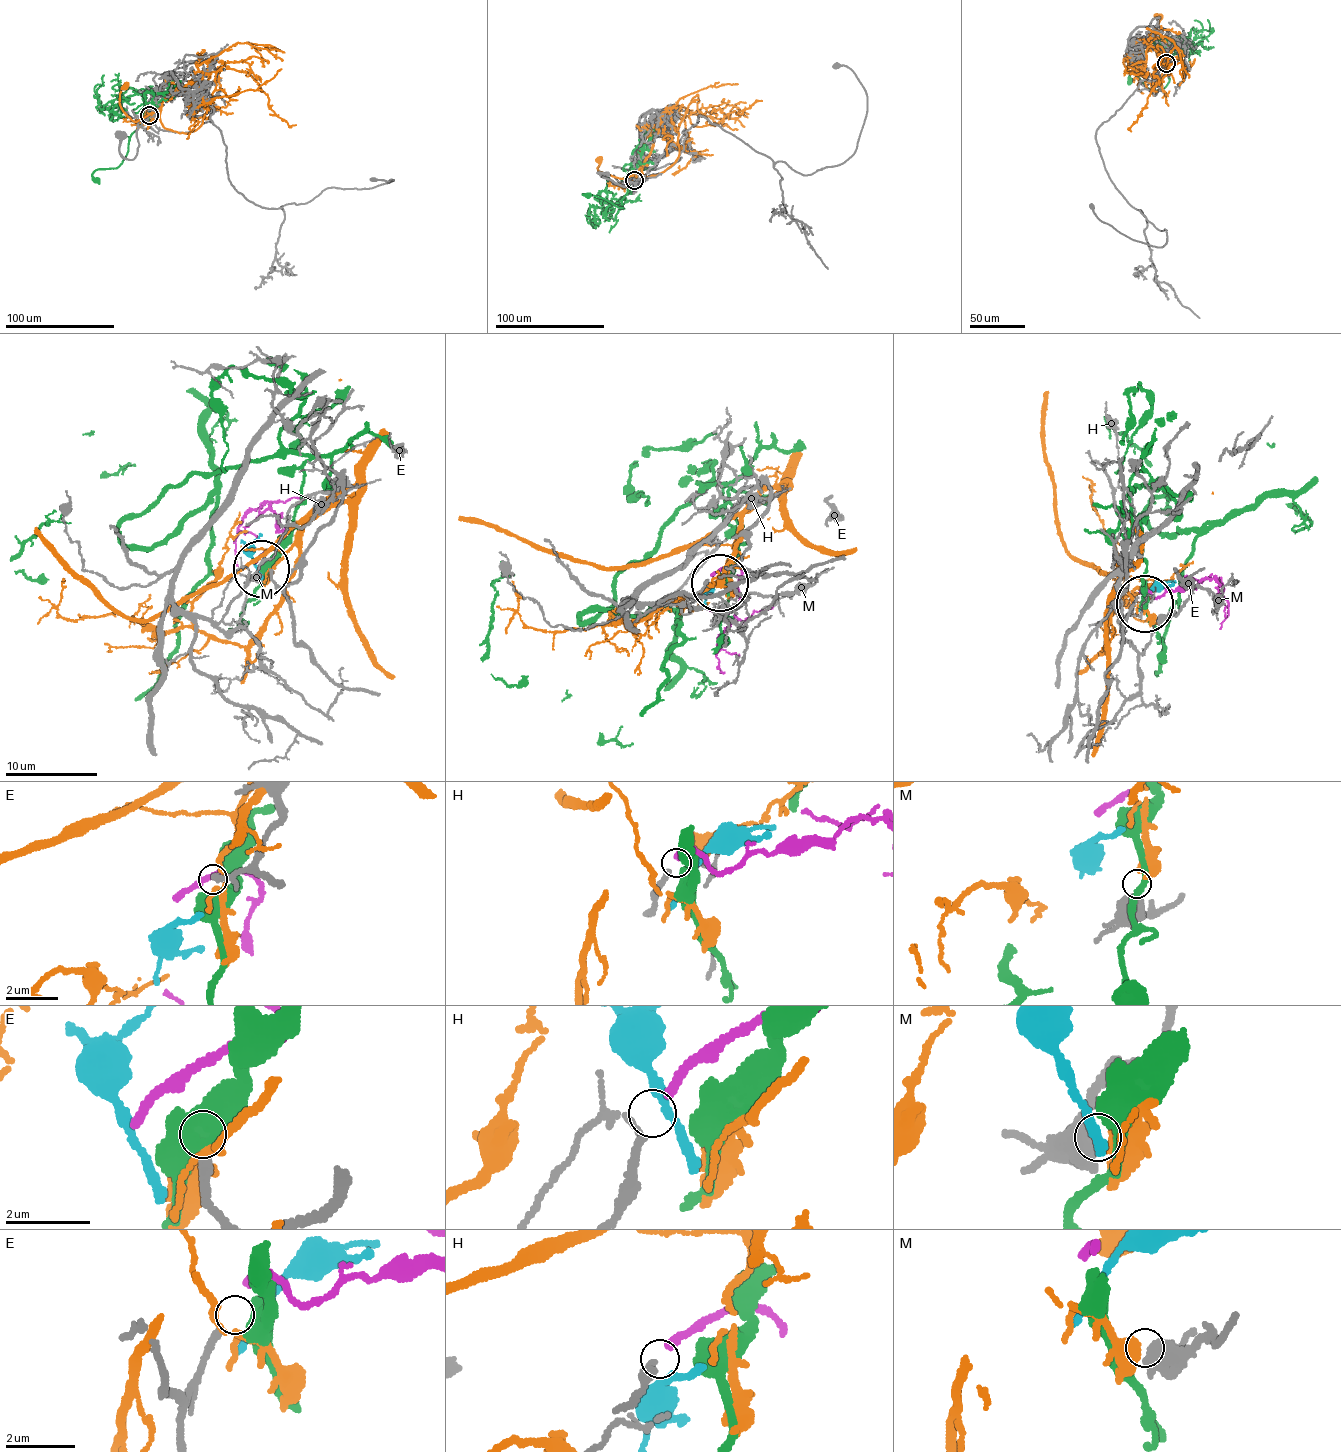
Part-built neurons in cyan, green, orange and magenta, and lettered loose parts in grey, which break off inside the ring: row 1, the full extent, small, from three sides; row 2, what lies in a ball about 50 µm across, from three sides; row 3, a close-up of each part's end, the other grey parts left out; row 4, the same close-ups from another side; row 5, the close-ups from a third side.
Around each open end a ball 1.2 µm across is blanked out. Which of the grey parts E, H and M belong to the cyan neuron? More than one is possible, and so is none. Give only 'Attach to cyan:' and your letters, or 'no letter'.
Attach to cyan: no letter

